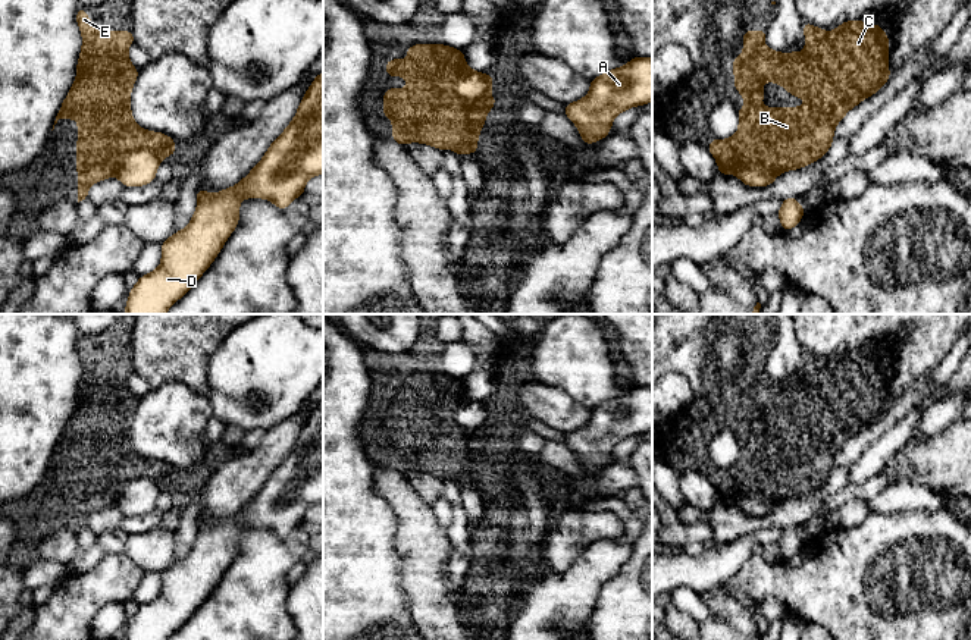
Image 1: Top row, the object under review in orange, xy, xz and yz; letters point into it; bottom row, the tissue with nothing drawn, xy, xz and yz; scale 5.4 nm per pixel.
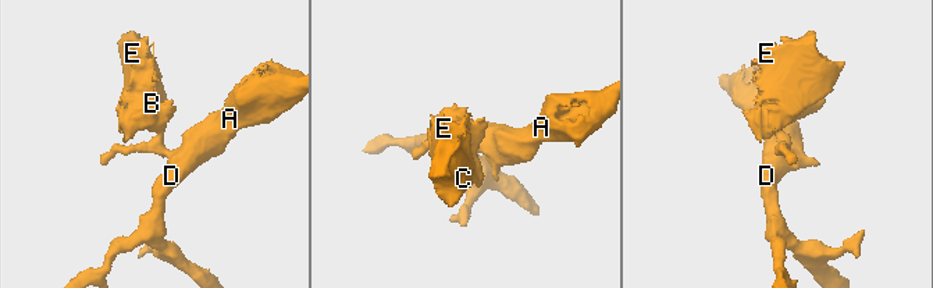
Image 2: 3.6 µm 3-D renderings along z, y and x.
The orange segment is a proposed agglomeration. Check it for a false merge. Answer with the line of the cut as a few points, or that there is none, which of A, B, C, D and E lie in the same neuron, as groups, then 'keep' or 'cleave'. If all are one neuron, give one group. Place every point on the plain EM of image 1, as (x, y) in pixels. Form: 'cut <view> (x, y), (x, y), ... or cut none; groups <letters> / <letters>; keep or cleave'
cut xz (454, 405), (454, 419), (466, 429), (475, 430), (488, 423); groups A D / B C E; cleave

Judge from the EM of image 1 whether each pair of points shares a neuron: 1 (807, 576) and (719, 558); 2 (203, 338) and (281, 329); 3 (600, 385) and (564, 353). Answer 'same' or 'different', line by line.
1: different
2: different
3: same

